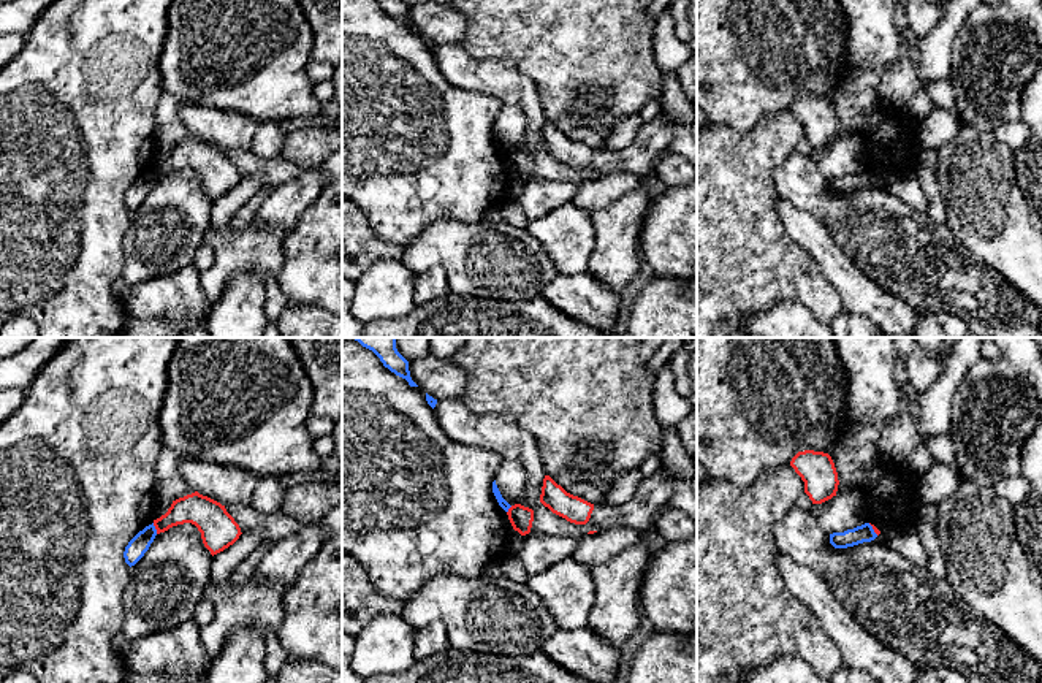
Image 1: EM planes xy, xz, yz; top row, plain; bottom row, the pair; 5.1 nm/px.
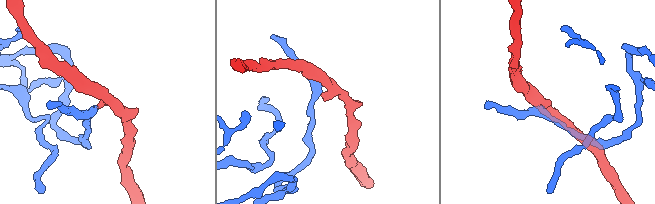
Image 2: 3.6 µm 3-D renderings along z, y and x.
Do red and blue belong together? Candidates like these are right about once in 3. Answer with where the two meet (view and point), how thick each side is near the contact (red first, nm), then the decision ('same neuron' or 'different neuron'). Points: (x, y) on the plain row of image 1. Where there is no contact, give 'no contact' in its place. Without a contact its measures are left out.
xy (155, 173) | 160/100 nm | different neuron

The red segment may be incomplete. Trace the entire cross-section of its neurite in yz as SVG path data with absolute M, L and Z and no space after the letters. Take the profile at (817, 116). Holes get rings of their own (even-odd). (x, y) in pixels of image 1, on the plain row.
M804 95L798 97L790 111L804 127L804 138L812 149L822 149L838 136L838 117L835 108L828 98Z

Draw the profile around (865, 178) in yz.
M865 168L861 171L857 171L854 174L847 174L844 177L833 177L830 179L830 189L835 193L847 193L854 192L863 187L871 187L877 182L873 171L869 168Z

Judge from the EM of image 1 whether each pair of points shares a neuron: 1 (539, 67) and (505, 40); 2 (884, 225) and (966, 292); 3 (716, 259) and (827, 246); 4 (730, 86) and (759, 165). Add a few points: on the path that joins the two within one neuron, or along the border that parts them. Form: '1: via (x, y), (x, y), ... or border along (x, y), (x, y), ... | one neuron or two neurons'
1: via (531, 59), (513, 41) | one neuron
2: via (905, 246), (933, 273), (946, 278) | one neuron
3: border along (781, 222), (784, 230), (811, 255), (827, 281) | two neurons
4: border along (778, 111), (767, 113), (748, 132), (713, 124) | two neurons

